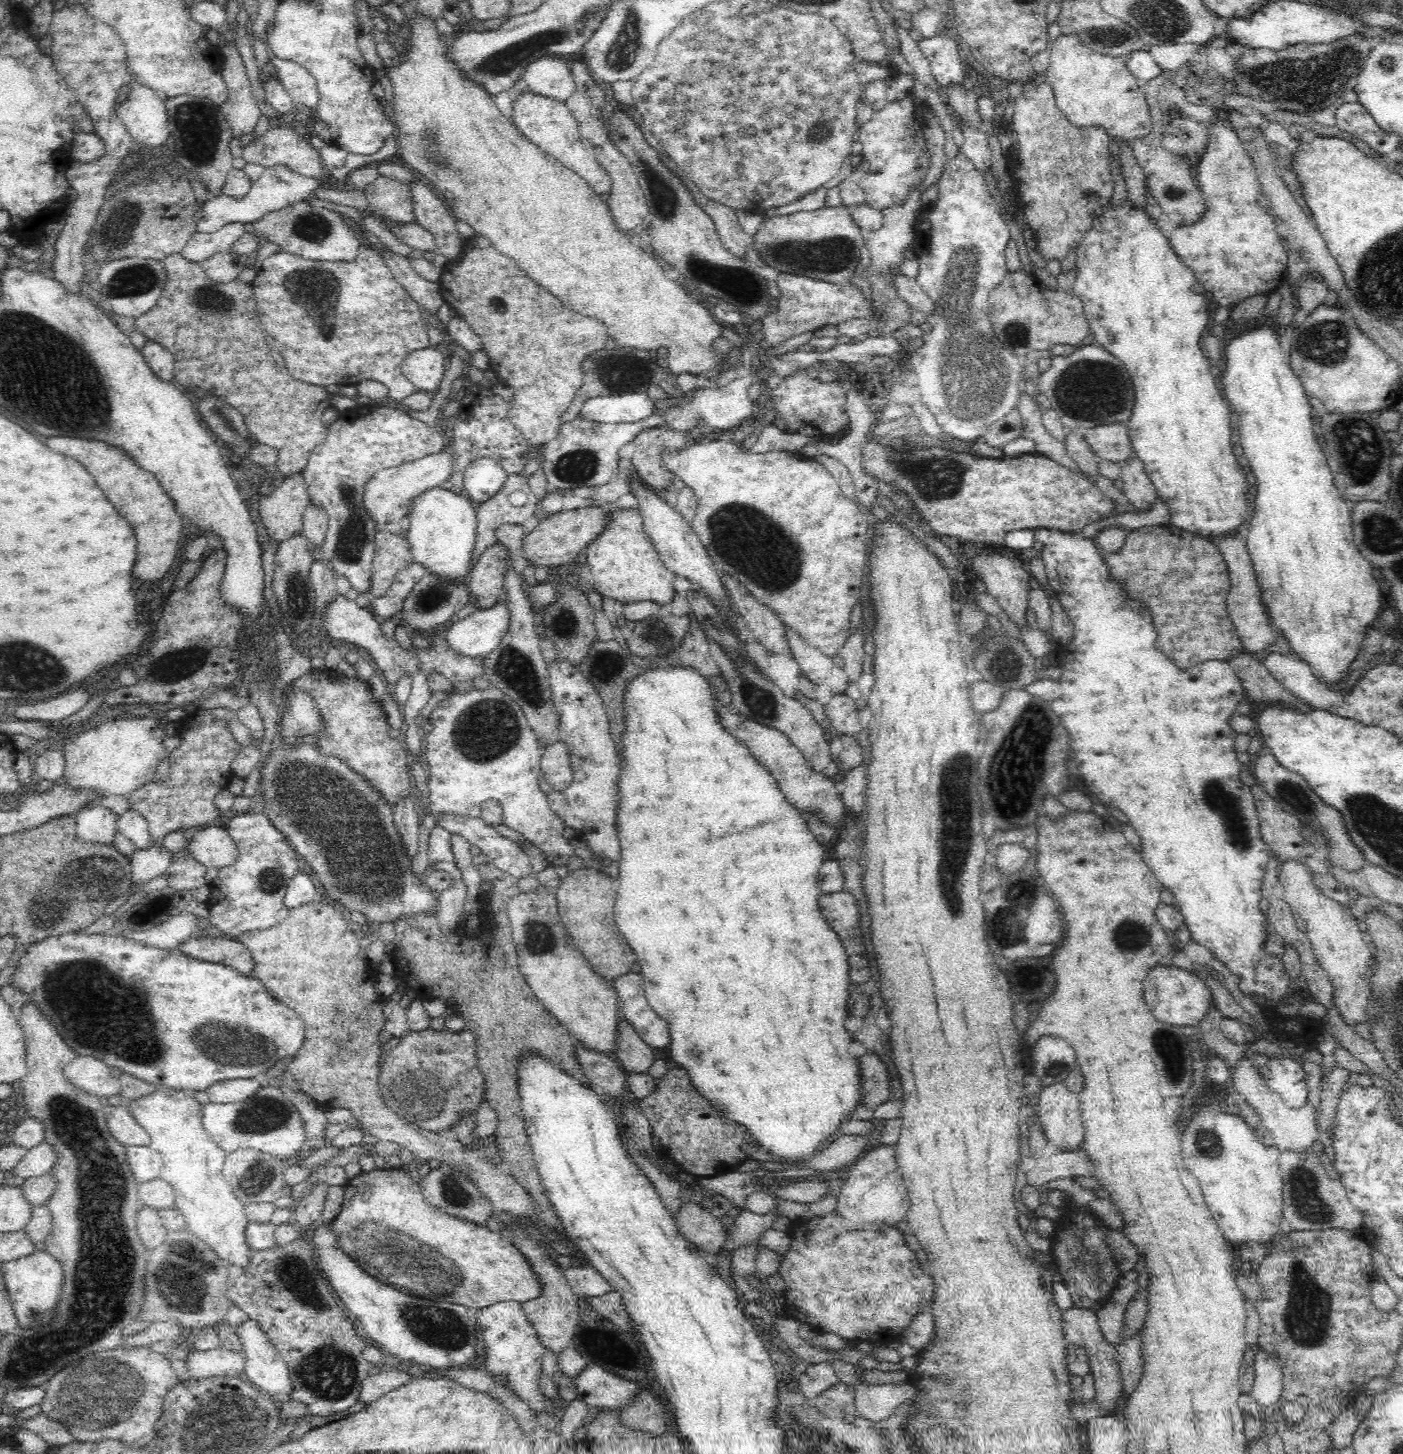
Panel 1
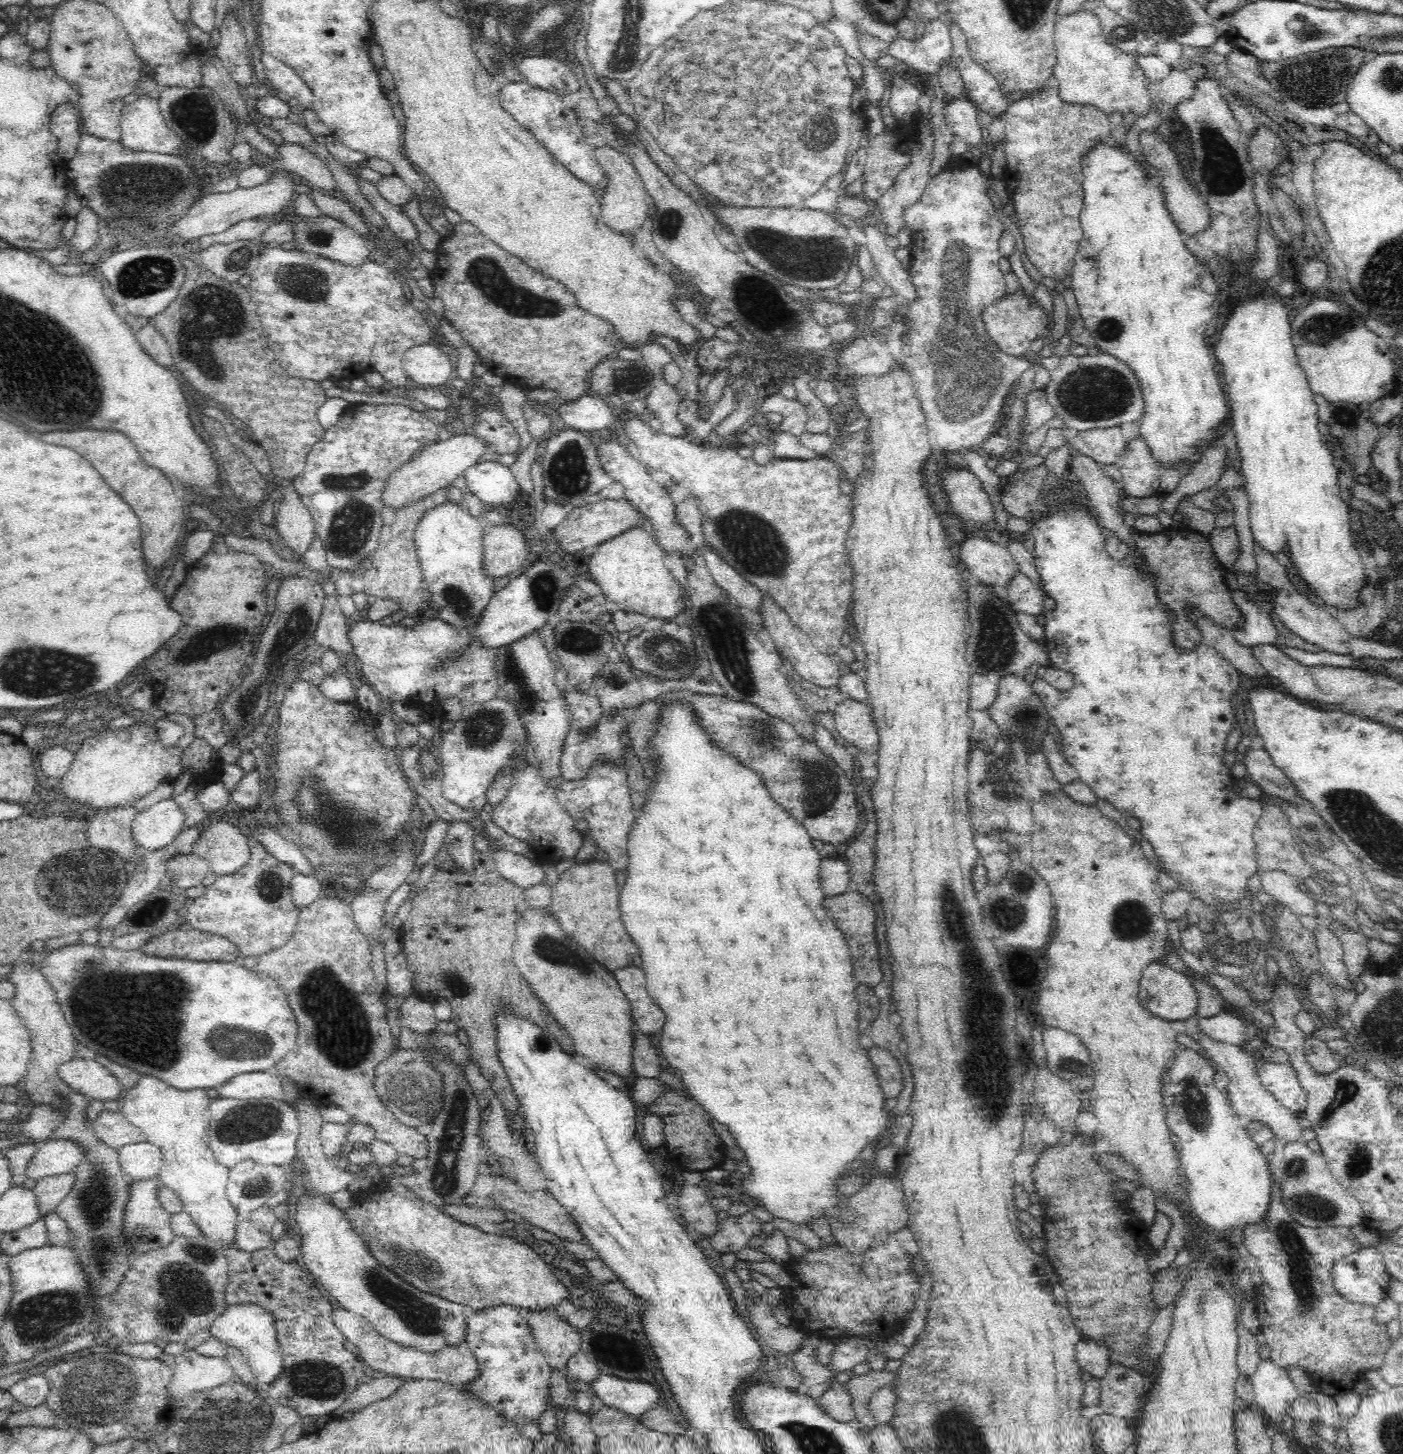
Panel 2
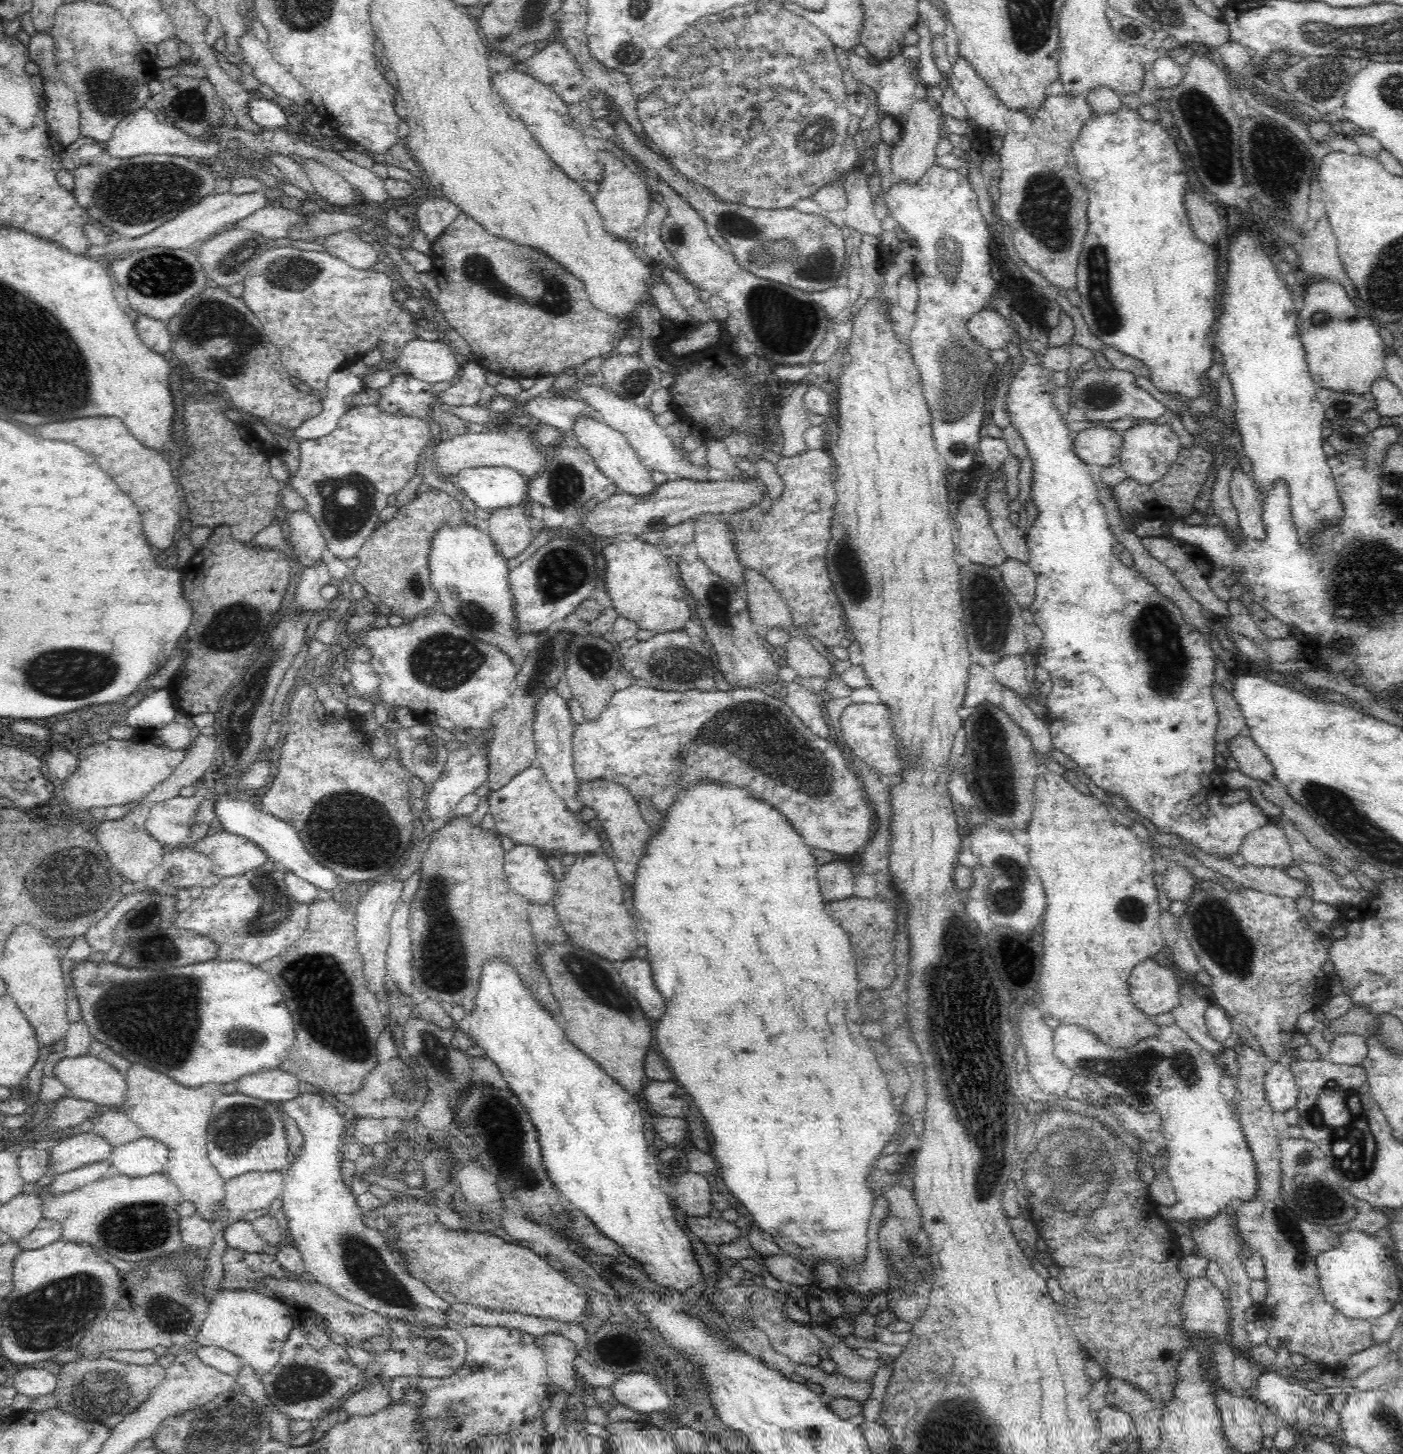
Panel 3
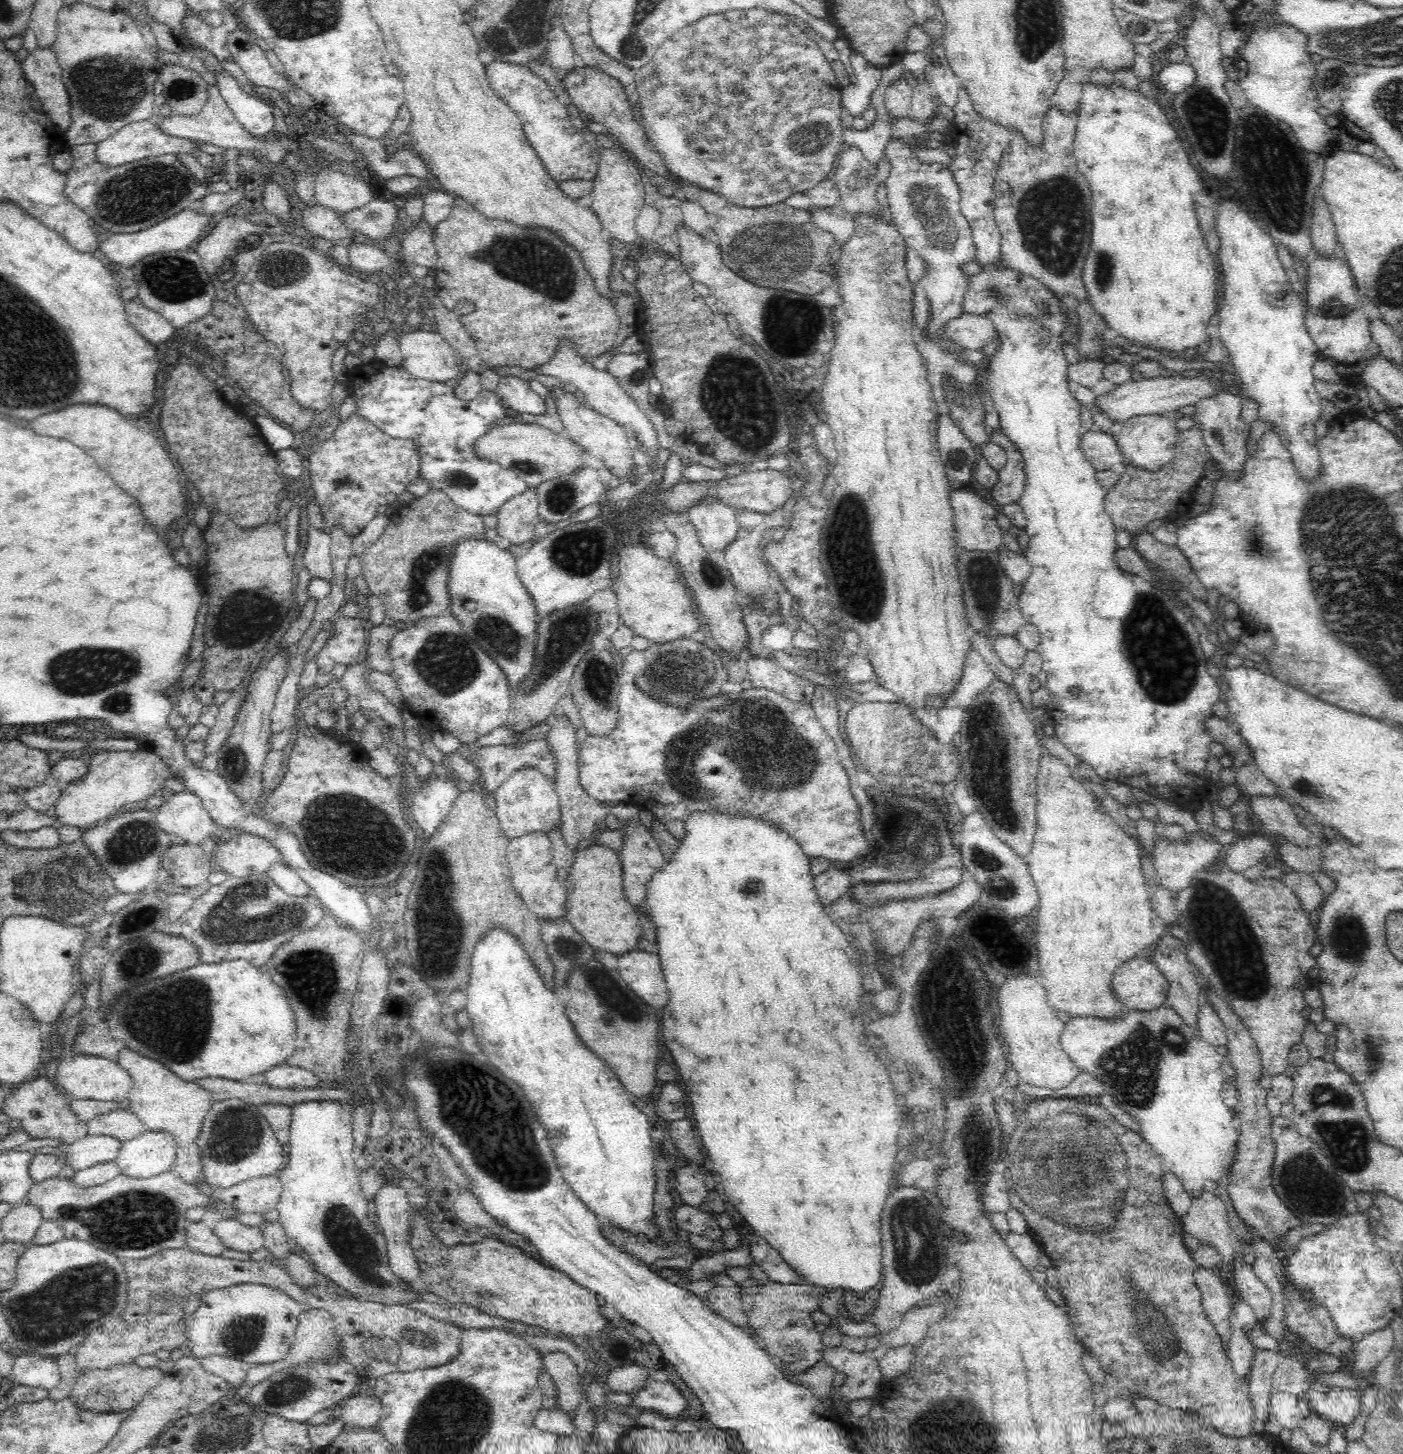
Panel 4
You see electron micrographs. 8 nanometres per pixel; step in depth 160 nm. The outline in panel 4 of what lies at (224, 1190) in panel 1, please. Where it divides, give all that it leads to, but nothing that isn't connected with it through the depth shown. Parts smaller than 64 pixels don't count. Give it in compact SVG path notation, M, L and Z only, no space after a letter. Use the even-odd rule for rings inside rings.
M124 1045L118 1050L117 1063L133 1080L125 1107L136 1114L147 1130L165 1130L176 1139L177 1153L171 1166L172 1173L188 1184L195 1185L196 1182L204 1181L200 1149L194 1140L200 1132L203 1118L214 1103L211 1093L200 1088L194 1081L180 1078L161 1062L146 1058L134 1050L128 1050Z

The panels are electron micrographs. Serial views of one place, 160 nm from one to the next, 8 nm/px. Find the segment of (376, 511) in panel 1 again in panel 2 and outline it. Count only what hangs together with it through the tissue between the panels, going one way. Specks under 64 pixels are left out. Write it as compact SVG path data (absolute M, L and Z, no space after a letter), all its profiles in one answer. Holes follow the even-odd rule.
M469 431L465 434L452 435L445 441L438 440L428 445L415 460L403 464L390 475L382 501L385 506L391 506L399 511L419 499L429 499L429 495L450 485L467 468L477 465L478 460L486 453L490 452L487 452L485 444Z

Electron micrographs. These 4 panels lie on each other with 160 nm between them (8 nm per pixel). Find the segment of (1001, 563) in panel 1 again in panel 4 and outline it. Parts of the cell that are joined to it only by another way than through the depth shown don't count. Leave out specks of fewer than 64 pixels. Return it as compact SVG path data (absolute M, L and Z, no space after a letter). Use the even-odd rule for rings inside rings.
M950 488L949 501L953 510L956 543L966 550L997 550L1003 535L996 523L998 507L974 492Z

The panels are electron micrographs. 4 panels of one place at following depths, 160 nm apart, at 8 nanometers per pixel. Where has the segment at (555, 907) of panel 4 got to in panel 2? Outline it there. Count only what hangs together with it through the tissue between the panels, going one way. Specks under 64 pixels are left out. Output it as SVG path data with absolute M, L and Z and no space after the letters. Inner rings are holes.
M500 849L492 850L492 853L500 876L520 890L525 891L537 884L544 884L546 874L536 861L523 854L514 854Z

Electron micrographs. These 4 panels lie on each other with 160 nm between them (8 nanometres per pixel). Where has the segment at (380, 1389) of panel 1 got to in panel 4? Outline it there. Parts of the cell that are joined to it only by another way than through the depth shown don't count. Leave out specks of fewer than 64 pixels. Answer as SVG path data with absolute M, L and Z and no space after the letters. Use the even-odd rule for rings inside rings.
M350 1396L343 1401L337 1410L337 1417L343 1422L343 1430L352 1428L369 1429L378 1424L382 1412L382 1405L375 1397Z

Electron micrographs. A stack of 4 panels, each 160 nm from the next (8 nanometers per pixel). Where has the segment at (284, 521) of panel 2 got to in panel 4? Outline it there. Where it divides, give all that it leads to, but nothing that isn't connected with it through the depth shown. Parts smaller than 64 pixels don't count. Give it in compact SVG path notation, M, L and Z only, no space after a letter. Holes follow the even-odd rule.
M310 526L308 546L303 555L303 562L311 576L321 578L331 584L335 576L331 559L330 535L326 531L320 531Z

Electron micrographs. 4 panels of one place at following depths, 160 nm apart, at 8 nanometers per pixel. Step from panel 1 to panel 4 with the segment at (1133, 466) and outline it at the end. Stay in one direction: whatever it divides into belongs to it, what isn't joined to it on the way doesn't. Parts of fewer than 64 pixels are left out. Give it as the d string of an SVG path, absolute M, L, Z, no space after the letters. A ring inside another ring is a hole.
M1166 414L1136 416L1122 423L1120 435L1115 441L1123 454L1124 464L1135 464L1144 470L1156 472L1158 468L1172 460L1178 432L1176 420L1172 416Z

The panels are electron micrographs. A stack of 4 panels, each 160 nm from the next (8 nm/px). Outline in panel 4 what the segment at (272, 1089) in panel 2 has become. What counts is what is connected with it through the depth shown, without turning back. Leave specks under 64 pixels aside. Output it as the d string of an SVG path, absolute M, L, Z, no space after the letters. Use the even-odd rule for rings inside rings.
M286 1064L272 1067L264 1073L266 1083L274 1088L314 1088L320 1086L320 1076L316 1076L311 1070Z

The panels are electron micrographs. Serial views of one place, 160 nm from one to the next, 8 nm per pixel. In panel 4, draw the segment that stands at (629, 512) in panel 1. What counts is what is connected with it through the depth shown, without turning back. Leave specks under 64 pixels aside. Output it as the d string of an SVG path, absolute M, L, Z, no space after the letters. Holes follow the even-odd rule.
M624 545L617 557L619 574L614 589L621 624L656 644L691 638L698 632L696 609L690 605L689 589L674 563L658 558L646 545Z

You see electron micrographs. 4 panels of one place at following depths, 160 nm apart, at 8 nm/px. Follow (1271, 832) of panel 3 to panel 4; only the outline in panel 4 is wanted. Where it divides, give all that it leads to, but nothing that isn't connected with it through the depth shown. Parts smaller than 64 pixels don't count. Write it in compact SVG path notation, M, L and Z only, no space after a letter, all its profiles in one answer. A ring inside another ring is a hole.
M1249 834L1227 846L1220 861L1230 870L1241 873L1250 866L1260 863L1262 858L1270 858L1274 852L1274 844L1268 838Z

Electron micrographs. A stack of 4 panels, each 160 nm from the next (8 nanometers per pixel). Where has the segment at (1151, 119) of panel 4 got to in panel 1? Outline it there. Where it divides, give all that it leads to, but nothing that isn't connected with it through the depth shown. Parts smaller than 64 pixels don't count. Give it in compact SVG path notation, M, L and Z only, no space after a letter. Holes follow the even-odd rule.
M1127 196L1118 206L1108 200L1106 206L1102 208L1102 213L1093 215L1091 228L1086 232L1085 237L1077 247L1076 255L1075 282L1071 293L1082 303L1085 317L1089 322L1090 332L1094 335L1094 344L1104 348L1116 357L1132 377L1135 405L1127 426L1131 448L1144 463L1145 471L1157 490L1157 496L1160 496L1164 504L1170 509L1170 524L1177 530L1187 530L1206 539L1210 538L1210 534L1211 536L1230 534L1230 532L1236 532L1242 524L1248 525L1248 520L1250 520L1253 512L1253 504L1249 504L1246 498L1251 481L1249 474L1238 465L1237 458L1232 453L1229 421L1231 409L1223 396L1218 379L1210 373L1209 358L1201 345L1201 338L1205 335L1210 324L1208 320L1208 302L1206 302L1206 296L1198 296L1204 290L1202 290L1202 286L1198 286L1200 283L1197 282L1195 272L1186 267L1180 257L1174 253L1170 240L1164 236L1162 229L1158 226L1158 221L1154 222L1151 219L1144 206L1134 206Z

